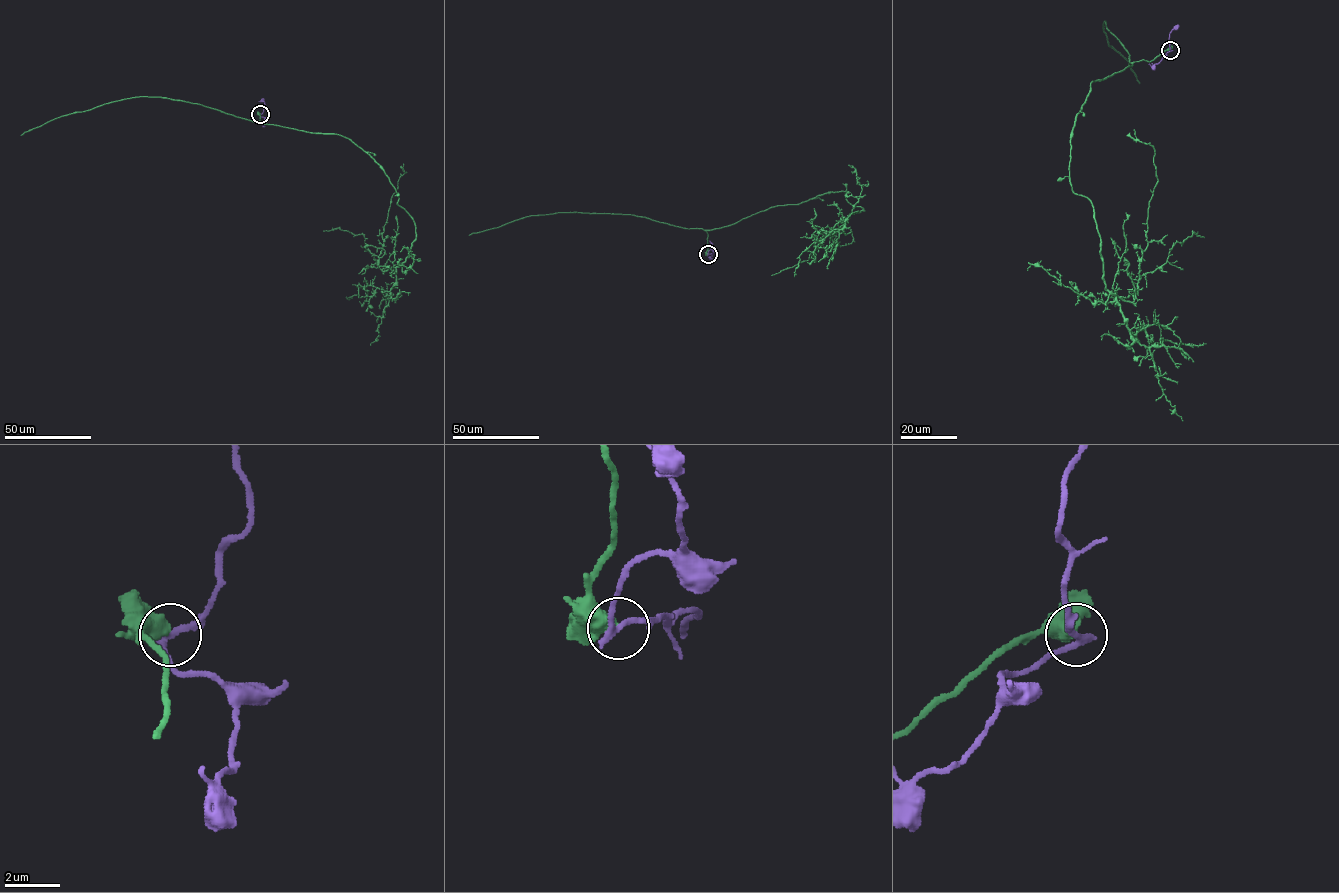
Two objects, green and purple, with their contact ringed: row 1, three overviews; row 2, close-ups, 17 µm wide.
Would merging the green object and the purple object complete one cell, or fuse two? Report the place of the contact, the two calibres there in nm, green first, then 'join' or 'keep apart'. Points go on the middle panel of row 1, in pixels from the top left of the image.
at (708, 254); 550 nm thick on the green side, 260 nm on the other; keep apart

